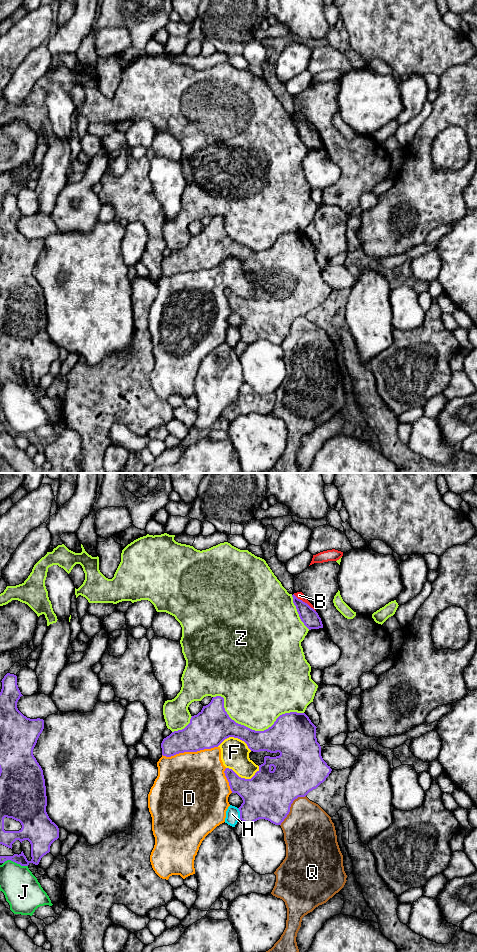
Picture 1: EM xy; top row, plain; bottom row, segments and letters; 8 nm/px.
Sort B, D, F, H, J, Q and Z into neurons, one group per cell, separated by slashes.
B / D F / H / J / Q / Z

